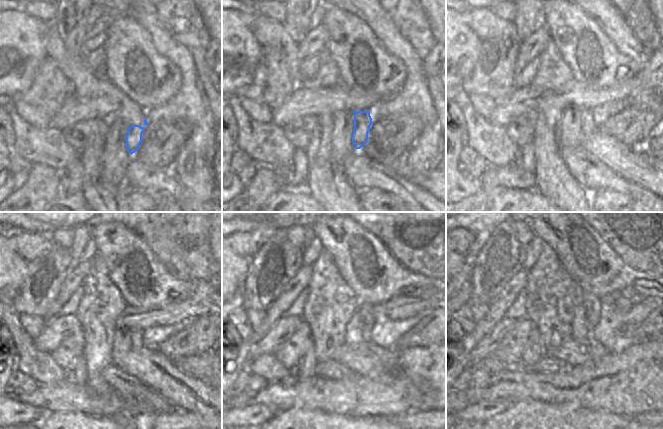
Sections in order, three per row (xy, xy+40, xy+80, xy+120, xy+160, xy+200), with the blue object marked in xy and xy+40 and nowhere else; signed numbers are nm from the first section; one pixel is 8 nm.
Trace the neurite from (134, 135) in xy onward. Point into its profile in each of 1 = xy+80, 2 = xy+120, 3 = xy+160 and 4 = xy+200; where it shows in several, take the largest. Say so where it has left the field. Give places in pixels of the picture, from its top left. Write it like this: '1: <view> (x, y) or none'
1: xy+80 (587, 121)
2: xy+120 (137, 337)
3: xy+160 (366, 312)
4: xy+200 (591, 302)

